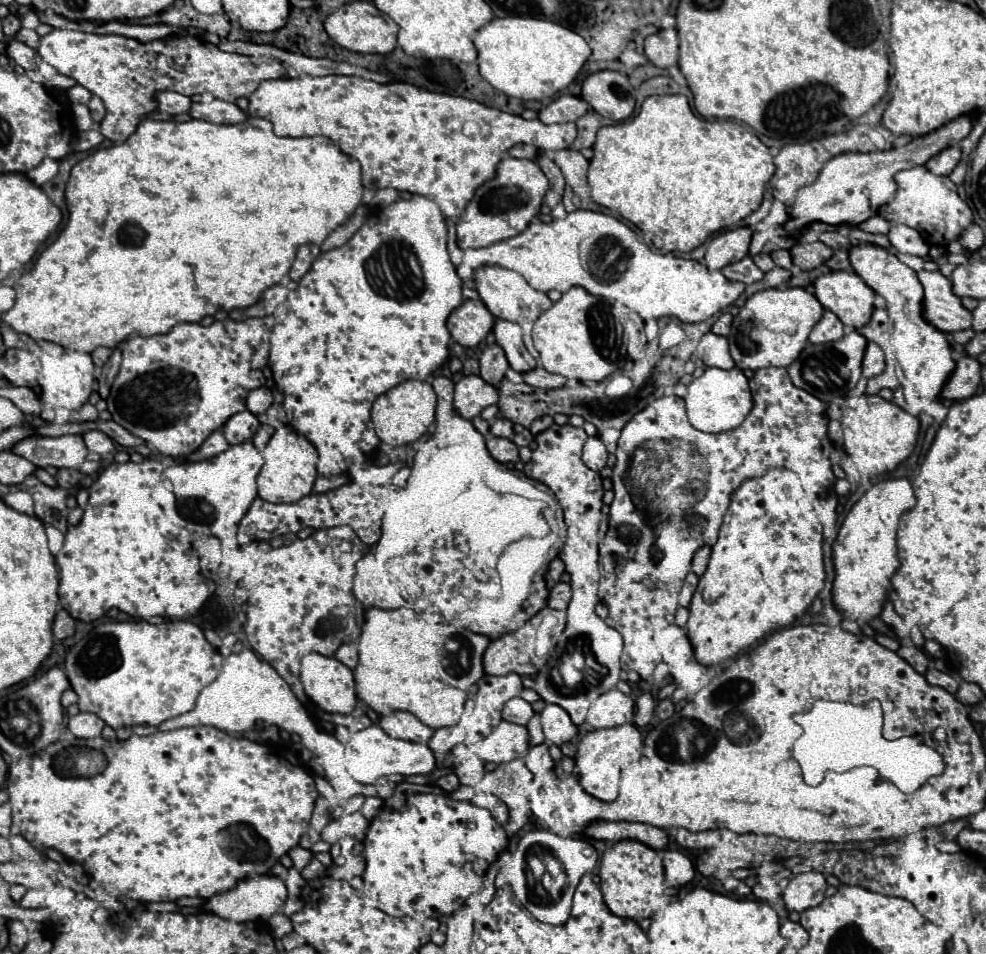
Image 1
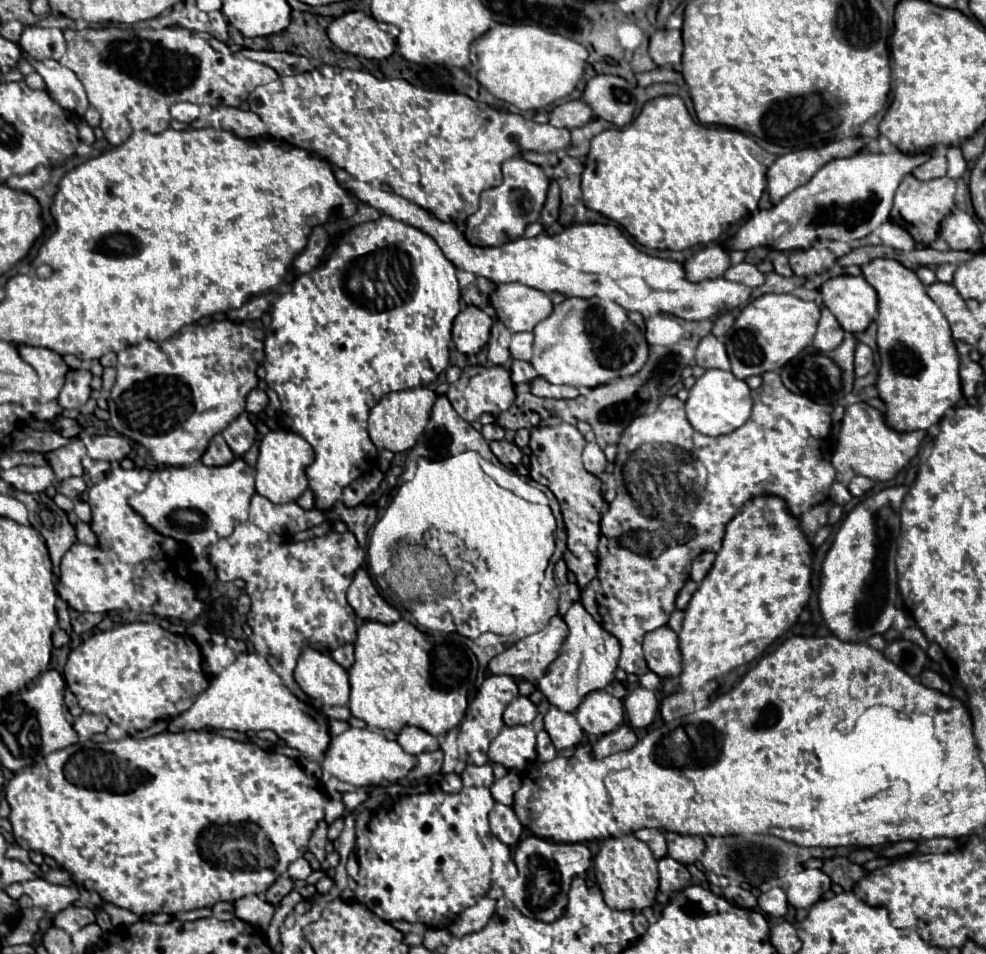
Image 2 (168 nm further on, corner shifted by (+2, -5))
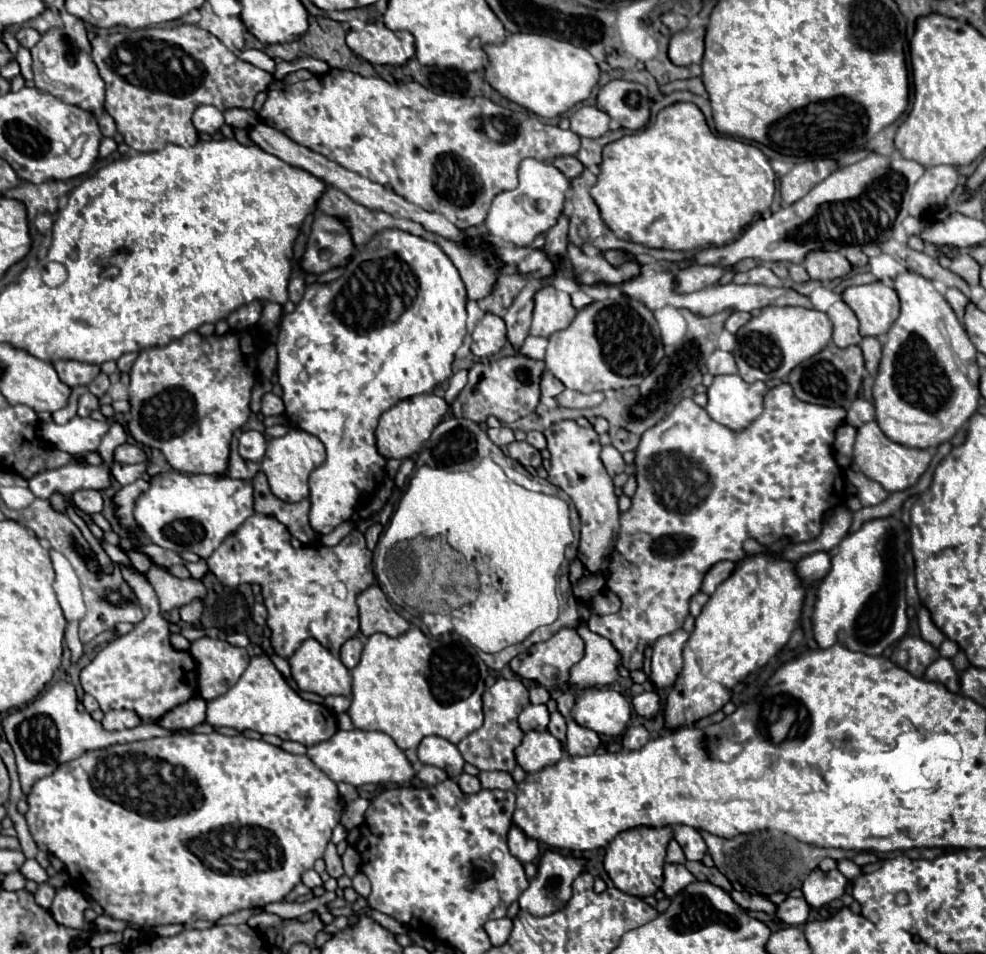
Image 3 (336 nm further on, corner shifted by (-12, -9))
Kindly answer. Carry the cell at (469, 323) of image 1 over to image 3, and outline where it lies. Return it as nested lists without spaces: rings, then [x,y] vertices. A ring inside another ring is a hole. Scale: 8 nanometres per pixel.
[[[485,314],[475,330],[473,330],[473,344],[471,344],[471,352],[479,358],[485,358],[485,356],[493,356],[497,354],[503,344],[507,342],[507,336],[505,336],[505,322],[495,316],[495,314]]]

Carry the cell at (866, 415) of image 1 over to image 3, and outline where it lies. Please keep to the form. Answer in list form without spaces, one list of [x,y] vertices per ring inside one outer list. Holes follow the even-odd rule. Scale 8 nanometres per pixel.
[[[867,422],[857,430],[853,460],[867,478],[879,482],[887,492],[901,492],[917,484],[919,476],[927,470],[931,462],[931,454],[927,450],[907,448],[897,442],[891,442],[875,422]]]

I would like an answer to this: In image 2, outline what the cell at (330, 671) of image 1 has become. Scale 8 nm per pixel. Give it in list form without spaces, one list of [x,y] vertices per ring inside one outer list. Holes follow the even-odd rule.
[[[305,650],[295,668],[301,690],[319,706],[347,706],[351,698],[349,674],[329,654]]]

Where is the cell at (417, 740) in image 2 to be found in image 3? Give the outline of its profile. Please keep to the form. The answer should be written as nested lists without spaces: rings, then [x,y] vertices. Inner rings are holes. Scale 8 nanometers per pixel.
[[[437,736],[423,738],[423,742],[417,748],[417,754],[423,764],[437,766],[437,768],[445,770],[449,778],[457,778],[463,774],[465,760],[459,754],[457,746],[447,742],[445,738],[437,738]]]

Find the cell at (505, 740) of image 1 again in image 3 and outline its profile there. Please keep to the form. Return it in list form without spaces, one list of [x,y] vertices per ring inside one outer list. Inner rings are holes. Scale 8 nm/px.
[[[531,730],[525,734],[515,754],[517,754],[517,764],[525,772],[535,772],[559,762],[559,758],[565,754],[565,748],[561,740],[557,740],[551,732]]]

